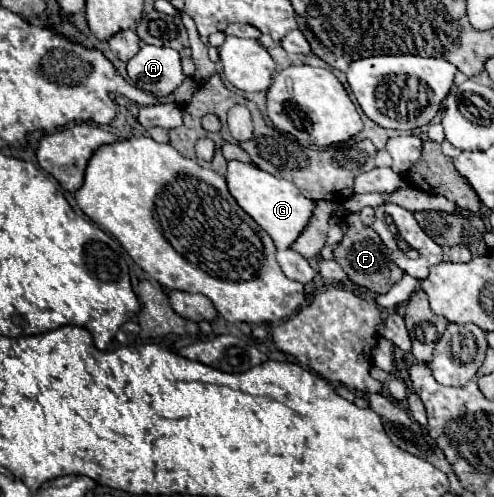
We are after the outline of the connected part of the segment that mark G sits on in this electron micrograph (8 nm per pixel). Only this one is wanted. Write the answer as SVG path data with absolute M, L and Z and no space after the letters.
M231 160L227 166L227 186L237 204L273 238L277 248L291 248L315 210L315 200L305 198L295 184L283 178L275 178L253 164Z

